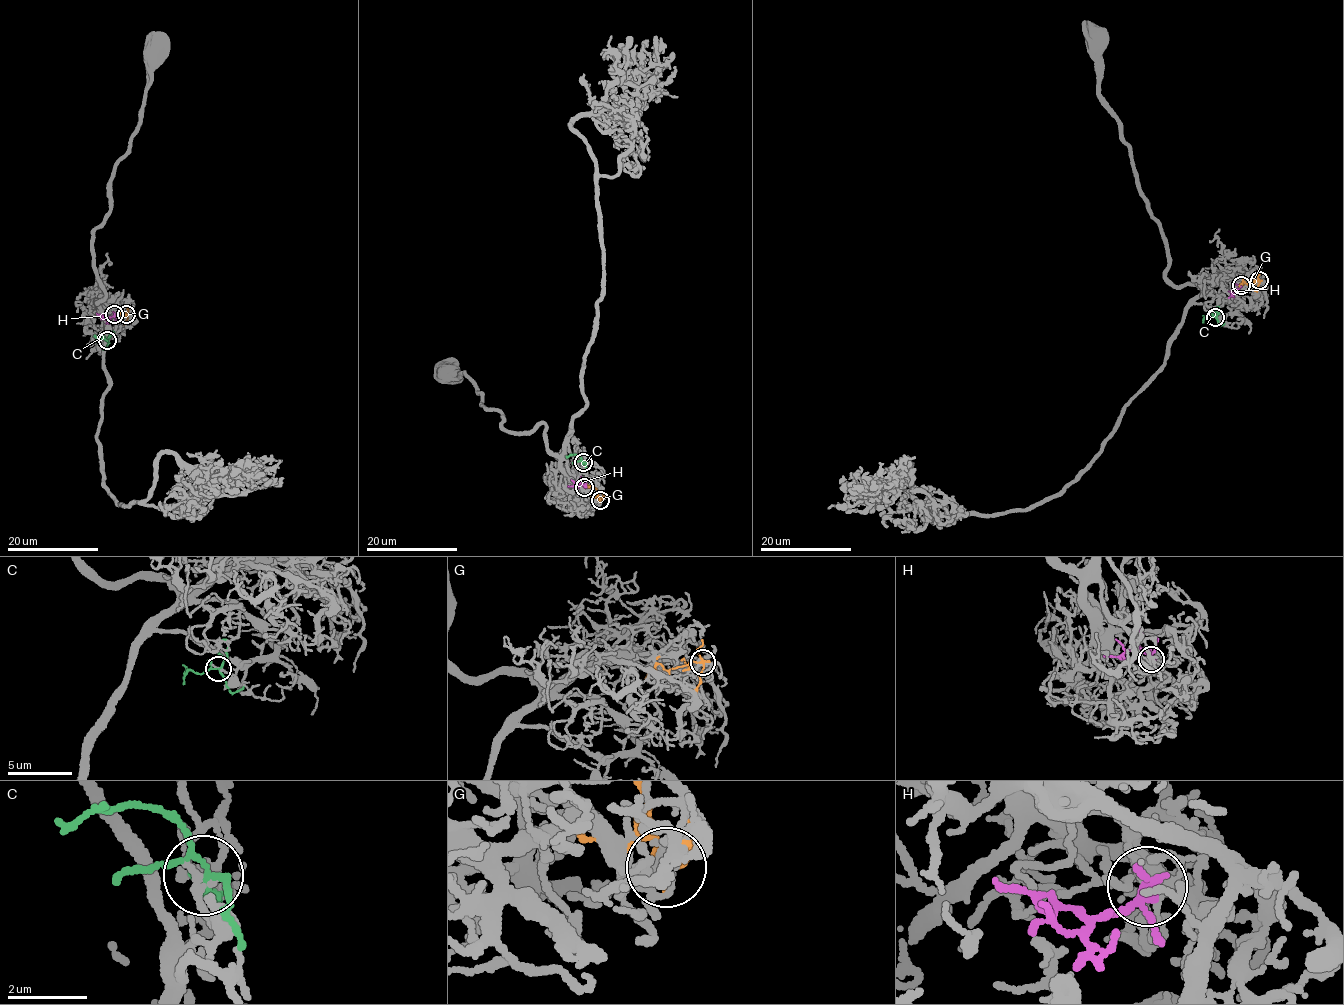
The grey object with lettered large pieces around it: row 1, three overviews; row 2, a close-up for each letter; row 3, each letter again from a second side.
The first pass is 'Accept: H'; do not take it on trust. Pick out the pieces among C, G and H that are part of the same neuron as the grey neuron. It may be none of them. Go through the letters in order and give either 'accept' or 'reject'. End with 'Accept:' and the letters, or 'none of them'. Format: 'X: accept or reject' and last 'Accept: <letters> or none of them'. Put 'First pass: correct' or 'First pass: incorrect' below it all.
C: reject
G: reject
H: accept
Accept: H
First pass: correct

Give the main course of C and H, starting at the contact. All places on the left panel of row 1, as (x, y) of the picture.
C: (107, 341), (94, 335)
H: (114, 314), (106, 319), (97, 313)

